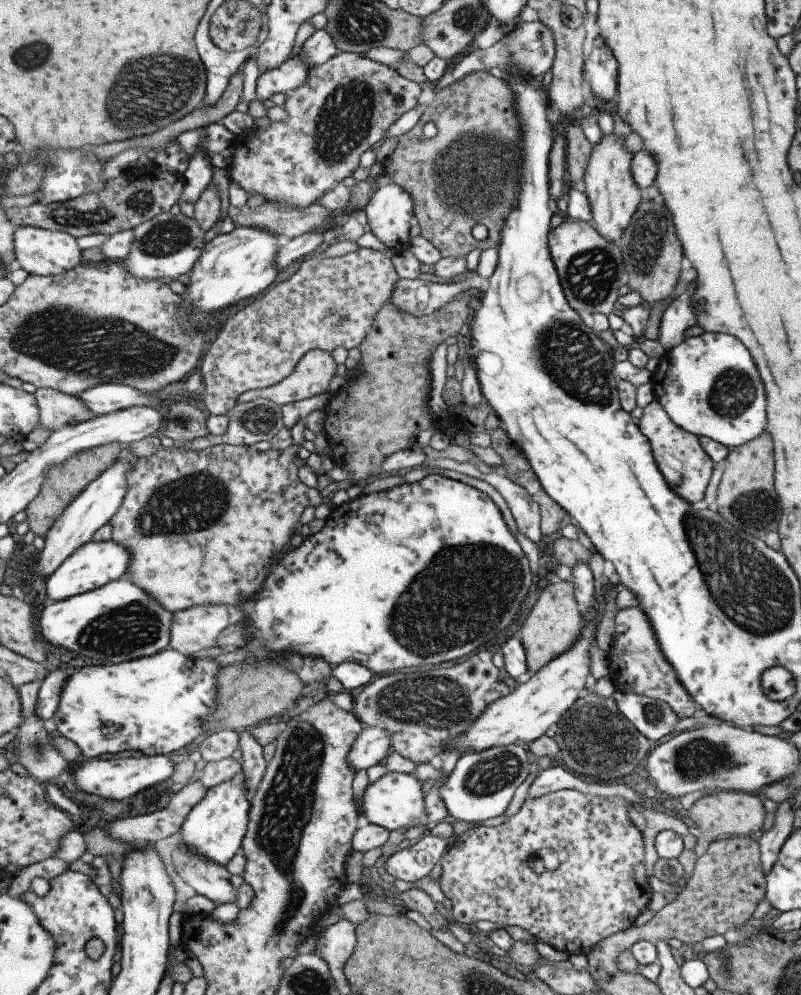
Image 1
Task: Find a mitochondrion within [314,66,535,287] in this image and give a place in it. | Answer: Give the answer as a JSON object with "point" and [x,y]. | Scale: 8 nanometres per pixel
{"point":[472,179]}

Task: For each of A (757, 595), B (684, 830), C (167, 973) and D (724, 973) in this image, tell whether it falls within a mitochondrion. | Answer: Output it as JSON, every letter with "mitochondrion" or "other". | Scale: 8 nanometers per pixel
{"A":"mitochondrion","B":"other","C":"other","D":"other"}

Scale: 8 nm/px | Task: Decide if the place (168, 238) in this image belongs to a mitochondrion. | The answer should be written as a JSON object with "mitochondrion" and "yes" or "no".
{"mitochondrion":"yes"}

